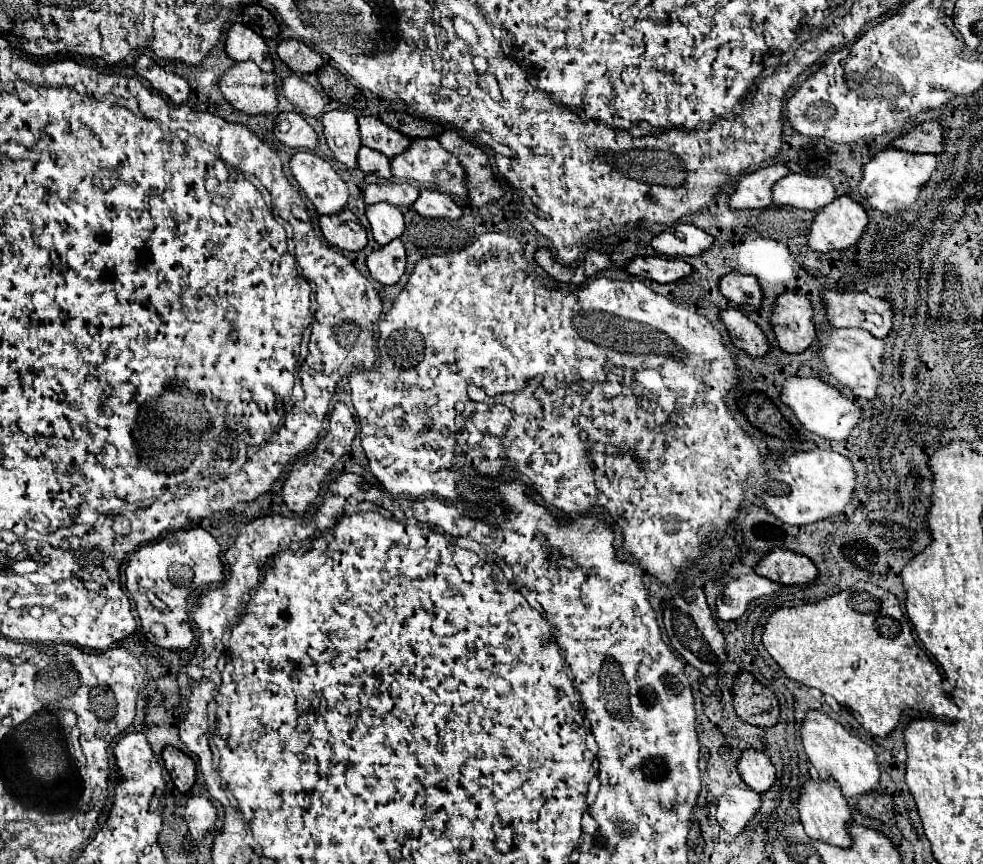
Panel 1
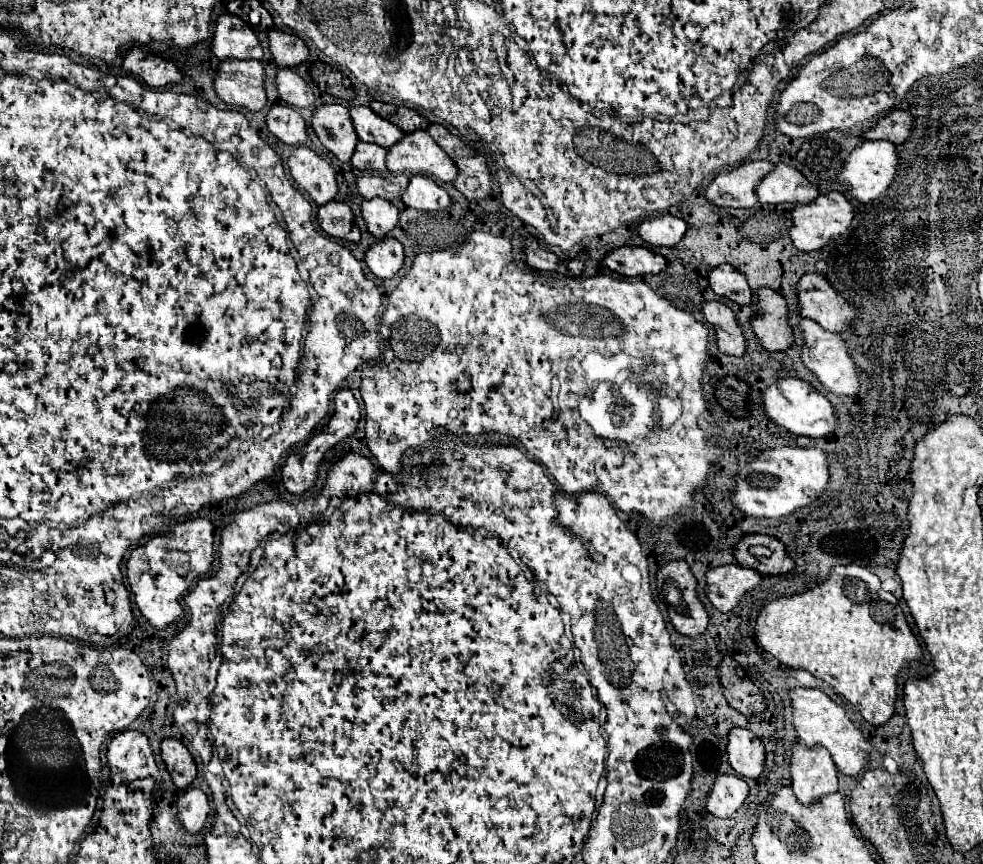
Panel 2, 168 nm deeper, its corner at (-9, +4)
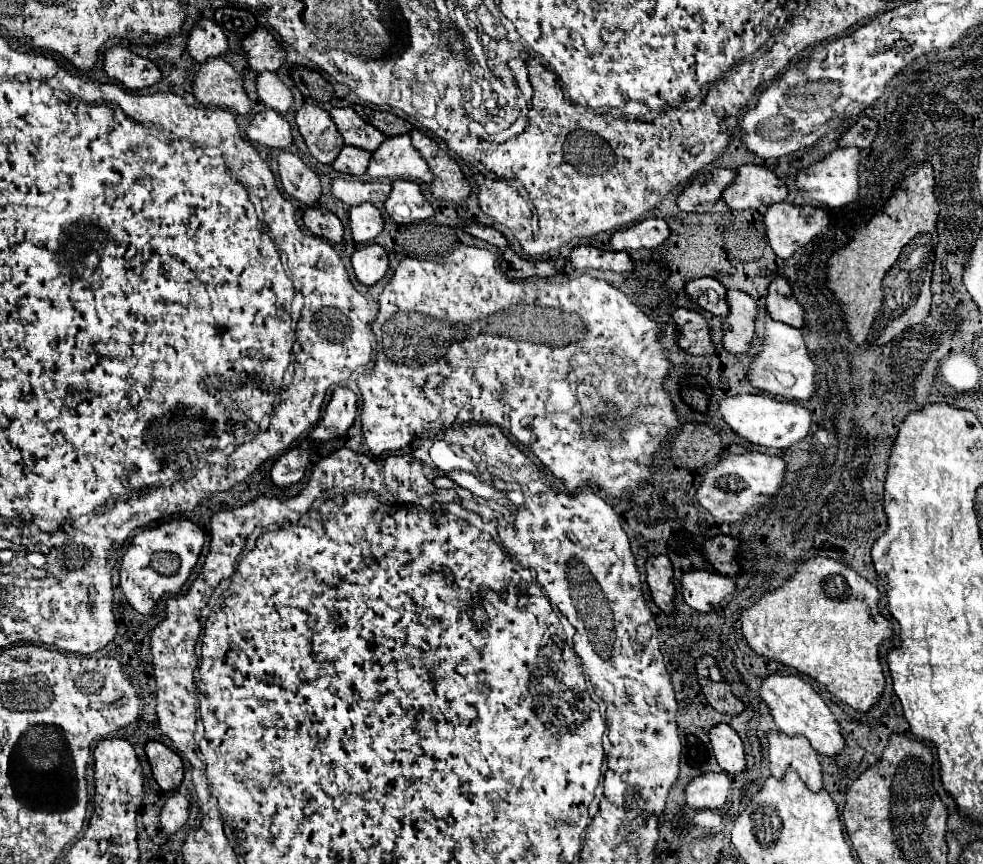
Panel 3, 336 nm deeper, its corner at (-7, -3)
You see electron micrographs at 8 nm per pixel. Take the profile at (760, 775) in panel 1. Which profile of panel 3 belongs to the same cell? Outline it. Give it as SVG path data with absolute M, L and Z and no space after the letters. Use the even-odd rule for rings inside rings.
M719 723L711 729L709 737L711 737L711 745L715 749L717 763L721 765L721 769L725 773L739 775L739 773L747 771L745 745L743 745L743 741L735 729L731 729L725 723Z

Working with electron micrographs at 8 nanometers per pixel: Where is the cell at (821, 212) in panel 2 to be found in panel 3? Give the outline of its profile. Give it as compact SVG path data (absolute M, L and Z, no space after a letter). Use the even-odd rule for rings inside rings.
M775 203L765 213L767 237L781 259L789 259L799 247L811 243L831 223L823 207Z

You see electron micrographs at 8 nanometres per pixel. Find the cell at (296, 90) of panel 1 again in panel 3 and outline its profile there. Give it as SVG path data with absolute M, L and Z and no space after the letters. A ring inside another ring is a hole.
M271 71L257 75L257 95L267 107L275 109L277 113L285 113L293 105L293 93Z

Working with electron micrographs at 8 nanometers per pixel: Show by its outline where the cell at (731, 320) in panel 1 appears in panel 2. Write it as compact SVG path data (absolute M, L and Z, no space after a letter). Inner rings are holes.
M705 302L701 306L701 312L703 312L705 320L715 328L719 352L743 356L745 338L743 338L741 328L735 320L735 314L721 302Z

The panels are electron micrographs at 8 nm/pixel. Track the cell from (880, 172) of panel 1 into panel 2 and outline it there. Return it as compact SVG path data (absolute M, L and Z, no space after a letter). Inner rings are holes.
M865 140L855 150L851 150L843 168L837 172L837 180L843 188L843 192L851 194L853 198L877 198L891 186L897 162L899 162L899 152L893 144L889 144L885 140L879 140L879 142Z

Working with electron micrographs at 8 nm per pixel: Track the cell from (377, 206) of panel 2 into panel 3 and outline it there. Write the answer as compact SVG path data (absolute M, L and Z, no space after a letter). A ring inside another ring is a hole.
M365 203L351 207L351 231L357 243L373 241L383 229L385 229L385 221L375 205Z

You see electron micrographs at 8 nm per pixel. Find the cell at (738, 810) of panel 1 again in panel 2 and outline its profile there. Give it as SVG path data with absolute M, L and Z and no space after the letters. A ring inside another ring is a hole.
M717 774L711 792L707 796L707 810L713 816L727 818L737 808L743 806L747 794L749 794L749 786L743 778L735 774Z

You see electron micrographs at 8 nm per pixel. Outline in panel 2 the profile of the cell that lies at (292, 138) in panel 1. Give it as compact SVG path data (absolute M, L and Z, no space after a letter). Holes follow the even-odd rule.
M273 104L265 116L265 124L267 124L267 130L277 140L289 146L299 146L299 144L305 144L307 140L305 120L291 106Z

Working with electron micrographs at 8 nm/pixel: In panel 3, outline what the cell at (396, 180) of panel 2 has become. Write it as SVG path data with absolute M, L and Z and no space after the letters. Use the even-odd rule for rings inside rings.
M339 177L333 179L331 193L351 207L369 201L381 209L383 201L387 199L387 193L391 193L391 181L357 181Z

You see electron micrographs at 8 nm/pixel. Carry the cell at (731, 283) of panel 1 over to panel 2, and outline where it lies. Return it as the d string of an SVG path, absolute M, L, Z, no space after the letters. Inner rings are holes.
M721 264L707 274L709 288L721 296L729 298L735 304L751 304L751 288L747 286L745 276L729 264Z

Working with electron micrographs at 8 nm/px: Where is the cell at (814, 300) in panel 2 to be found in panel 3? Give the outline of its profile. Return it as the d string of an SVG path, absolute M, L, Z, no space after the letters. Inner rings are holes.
M775 279L771 283L769 297L767 297L767 311L775 321L787 323L795 329L807 327L803 305L795 299L793 289L785 279Z

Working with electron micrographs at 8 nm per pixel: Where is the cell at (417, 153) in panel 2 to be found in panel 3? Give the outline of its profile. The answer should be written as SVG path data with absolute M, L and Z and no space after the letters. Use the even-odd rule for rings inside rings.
M409 135L389 137L377 151L373 151L367 175L373 179L411 179L411 181L433 181L429 165L423 161L417 149L411 145Z

